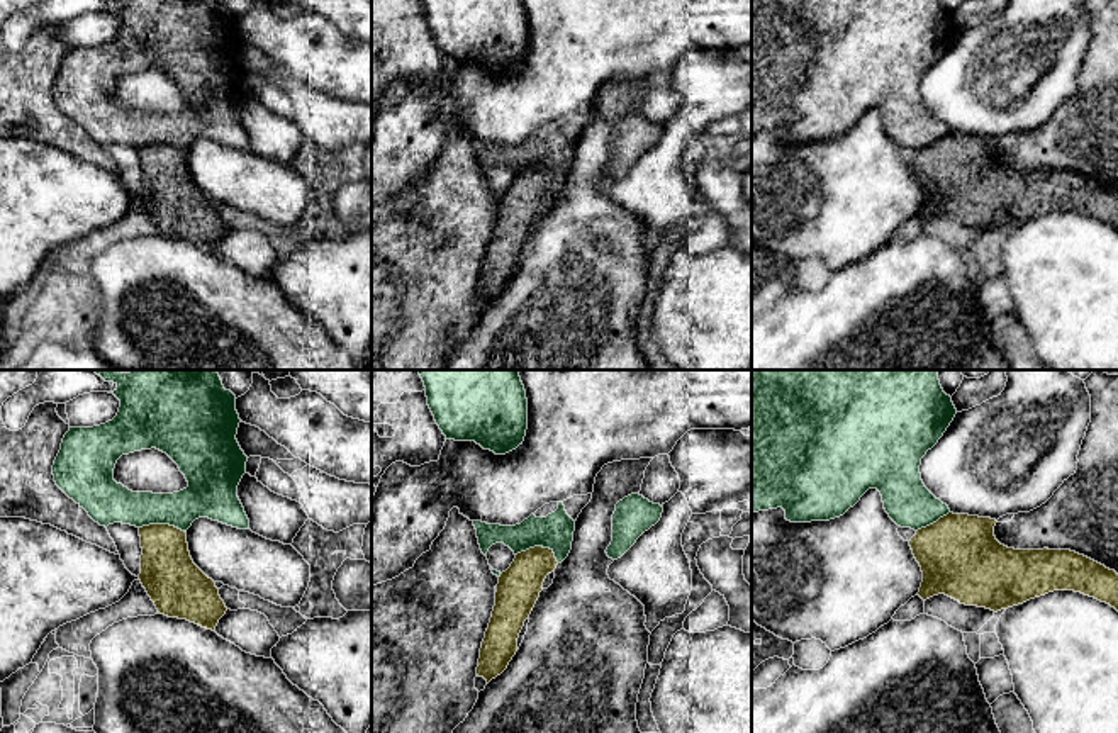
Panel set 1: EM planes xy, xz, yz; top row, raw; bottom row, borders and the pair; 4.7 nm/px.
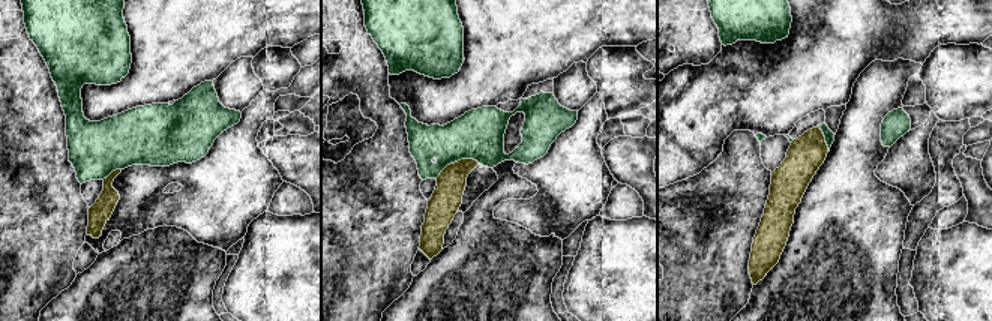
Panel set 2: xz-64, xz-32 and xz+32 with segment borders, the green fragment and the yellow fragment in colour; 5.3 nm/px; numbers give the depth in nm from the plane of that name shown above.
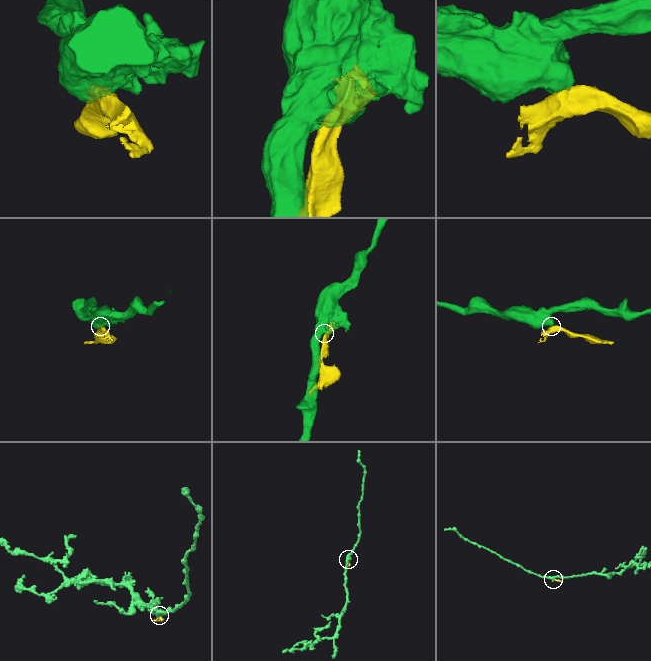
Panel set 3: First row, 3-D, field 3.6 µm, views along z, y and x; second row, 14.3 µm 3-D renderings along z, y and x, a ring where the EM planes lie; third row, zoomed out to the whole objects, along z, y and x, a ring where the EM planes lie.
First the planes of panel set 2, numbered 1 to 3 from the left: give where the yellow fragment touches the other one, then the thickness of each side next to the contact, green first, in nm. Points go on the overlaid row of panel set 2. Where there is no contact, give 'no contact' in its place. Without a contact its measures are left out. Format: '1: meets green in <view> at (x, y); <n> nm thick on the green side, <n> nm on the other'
1: meets green in xz-64 at (111, 171); 300 nm thick on the green side, 120 nm on the other
2: meets green in xz-32 at (456, 161); 280 nm thick on the green side, 160 nm on the other
3: meets green in xz+32 at (826, 138); 50 nm thick on the green side, 200 nm on the other

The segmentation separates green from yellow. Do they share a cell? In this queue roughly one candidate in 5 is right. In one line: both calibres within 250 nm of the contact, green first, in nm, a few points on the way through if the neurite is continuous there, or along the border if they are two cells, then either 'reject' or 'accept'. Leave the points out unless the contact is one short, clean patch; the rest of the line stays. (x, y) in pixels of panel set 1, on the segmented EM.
170 nm thick on the green side, 200 nm on the other; border along xz (516, 555), (535, 547), (547, 547), (558, 562); reject

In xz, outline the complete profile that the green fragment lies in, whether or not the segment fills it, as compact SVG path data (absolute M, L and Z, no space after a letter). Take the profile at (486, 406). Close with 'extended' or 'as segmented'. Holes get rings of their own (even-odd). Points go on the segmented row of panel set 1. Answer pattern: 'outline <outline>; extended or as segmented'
outline M417 370L436 424L455 441L475 441L506 455L523 445L528 429L528 399L517 370Z; as segmented

